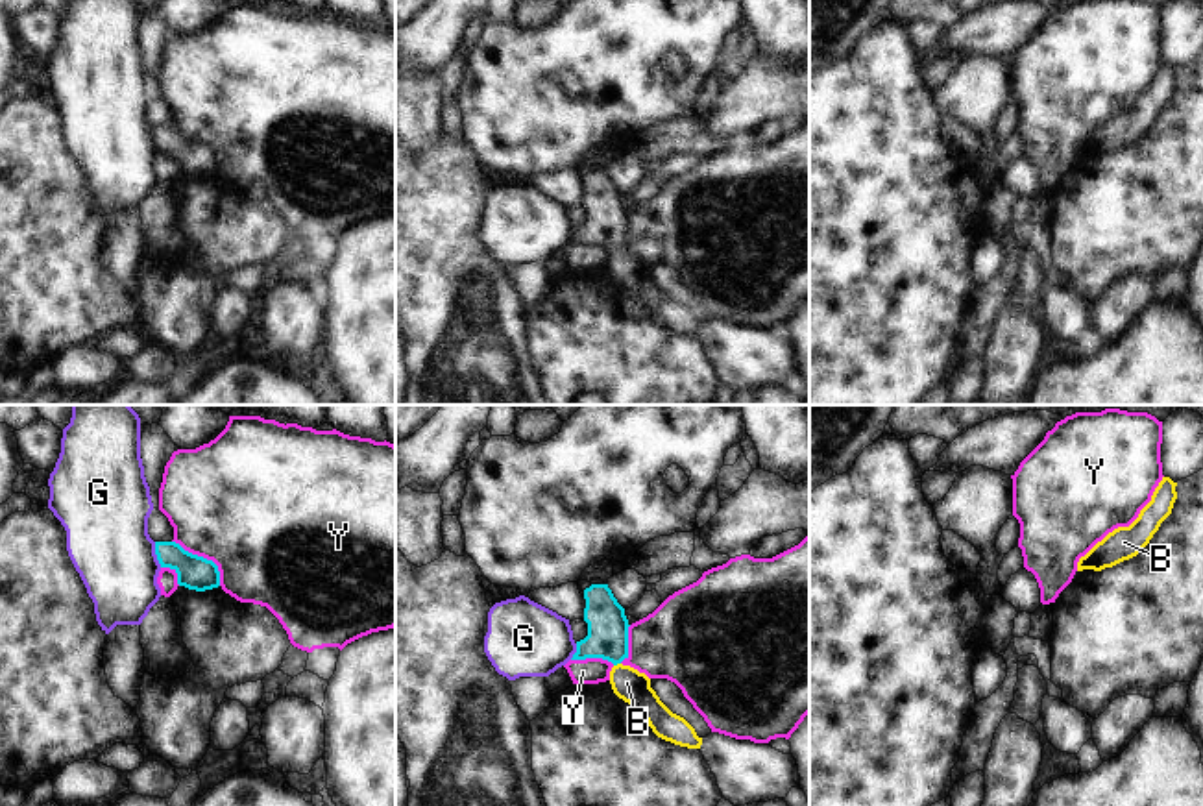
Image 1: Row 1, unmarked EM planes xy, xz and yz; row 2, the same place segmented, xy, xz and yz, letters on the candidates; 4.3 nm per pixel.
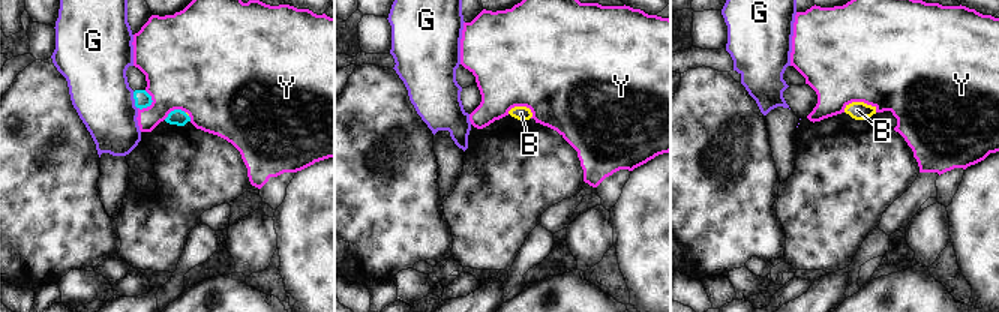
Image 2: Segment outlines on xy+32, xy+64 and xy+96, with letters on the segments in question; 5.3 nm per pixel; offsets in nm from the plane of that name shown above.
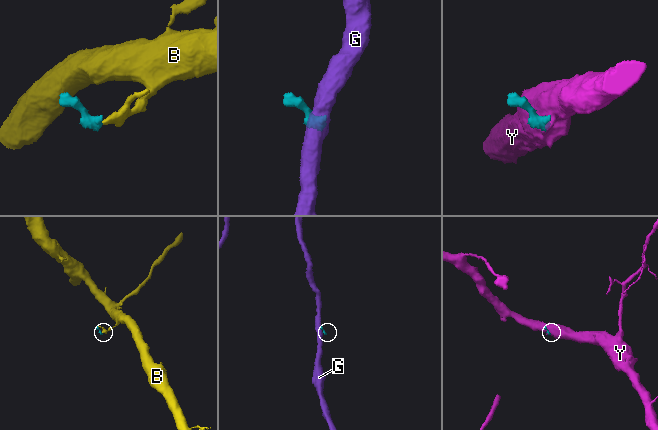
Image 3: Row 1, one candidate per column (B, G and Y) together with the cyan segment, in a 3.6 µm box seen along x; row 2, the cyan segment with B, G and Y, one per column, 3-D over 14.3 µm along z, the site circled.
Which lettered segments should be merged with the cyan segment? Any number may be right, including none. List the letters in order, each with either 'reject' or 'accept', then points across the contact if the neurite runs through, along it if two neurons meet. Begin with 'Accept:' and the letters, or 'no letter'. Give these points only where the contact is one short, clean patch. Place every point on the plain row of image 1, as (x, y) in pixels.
Accept: B
B: accept; runs through xz (607, 224), (616, 235), (616, 250), (627, 268)
G: reject; border along xy (154, 128), (154, 139), (161, 152)
Y: reject; border along xy (172, 126), (209, 145), (217, 152), (220, 170)

